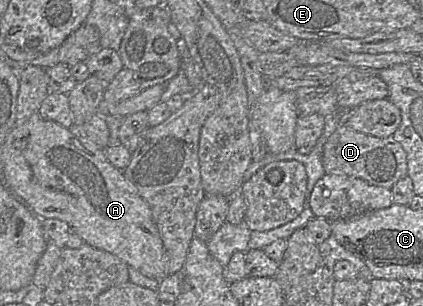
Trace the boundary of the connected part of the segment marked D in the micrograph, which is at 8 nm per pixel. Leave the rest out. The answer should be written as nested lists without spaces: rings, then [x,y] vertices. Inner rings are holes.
[[[341,124],[324,145],[323,167],[326,173],[345,174],[391,190],[398,180],[407,175],[407,158],[401,144],[392,136],[379,138]]]

